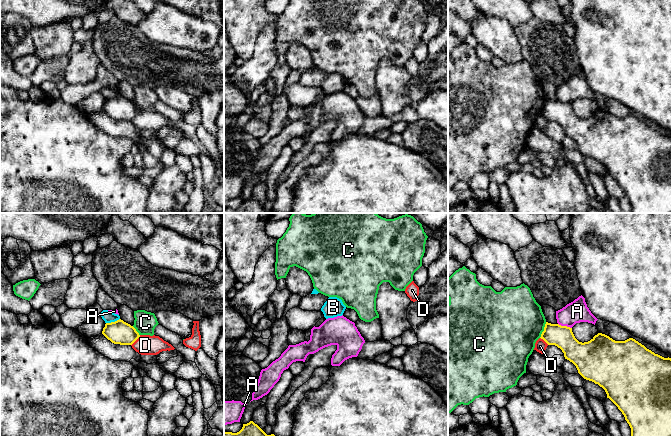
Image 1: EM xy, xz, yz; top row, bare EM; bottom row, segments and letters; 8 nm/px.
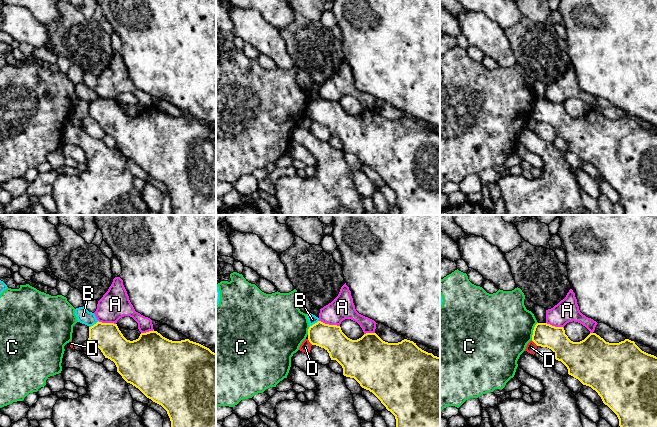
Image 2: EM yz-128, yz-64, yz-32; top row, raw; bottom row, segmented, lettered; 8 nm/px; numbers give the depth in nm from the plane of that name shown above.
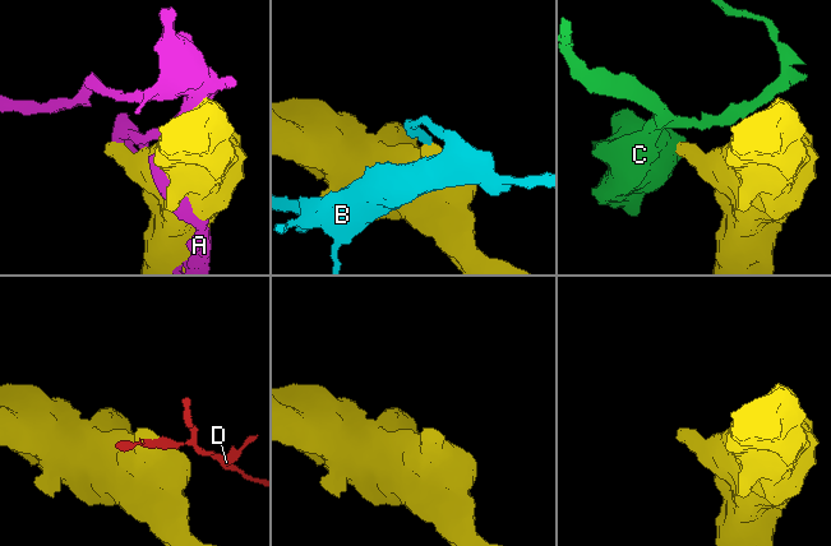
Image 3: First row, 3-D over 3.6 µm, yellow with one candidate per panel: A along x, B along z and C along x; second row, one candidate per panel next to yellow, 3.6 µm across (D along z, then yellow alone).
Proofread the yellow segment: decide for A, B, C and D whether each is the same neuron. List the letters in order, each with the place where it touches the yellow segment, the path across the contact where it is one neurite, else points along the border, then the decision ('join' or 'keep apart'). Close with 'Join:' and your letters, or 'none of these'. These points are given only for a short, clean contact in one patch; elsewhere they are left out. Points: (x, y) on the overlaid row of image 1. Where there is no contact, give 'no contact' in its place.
A: contact yz (565, 326); keep apart
B: contact xy (112, 322); border xy (119, 318), (106, 323); keep apart
C: contact yz (544, 330); border yz (546, 322), (539, 337); keep apart
D: contact xy (136, 339); border xy (140, 335), (131, 345); keep apart
Join: none of these

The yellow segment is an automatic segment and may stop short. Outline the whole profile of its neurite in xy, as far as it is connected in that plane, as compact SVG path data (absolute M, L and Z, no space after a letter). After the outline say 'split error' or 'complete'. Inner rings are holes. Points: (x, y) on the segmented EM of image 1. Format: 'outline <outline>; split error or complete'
outline M121 319L106 323L102 334L112 343L120 345L132 345L140 337L133 326Z; complete

